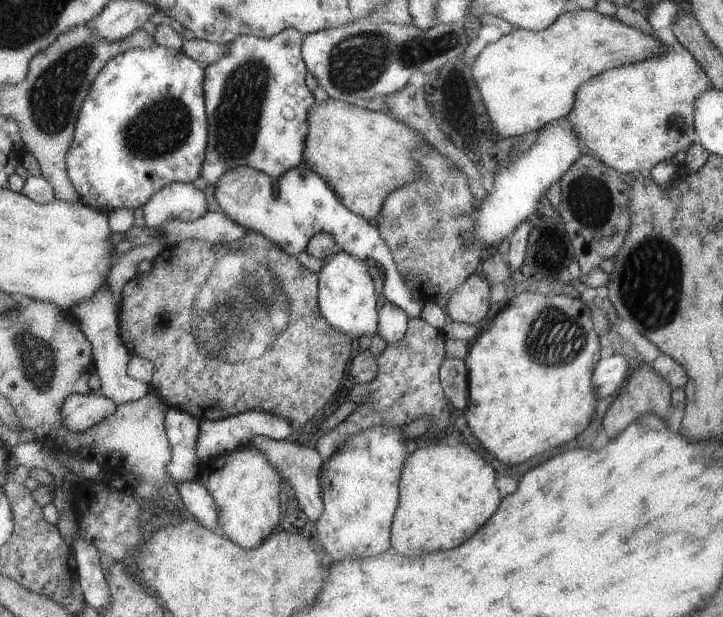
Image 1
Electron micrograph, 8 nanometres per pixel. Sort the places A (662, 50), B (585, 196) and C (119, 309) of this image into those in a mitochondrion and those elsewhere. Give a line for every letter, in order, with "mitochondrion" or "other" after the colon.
A: other
B: mitochondrion
C: other

